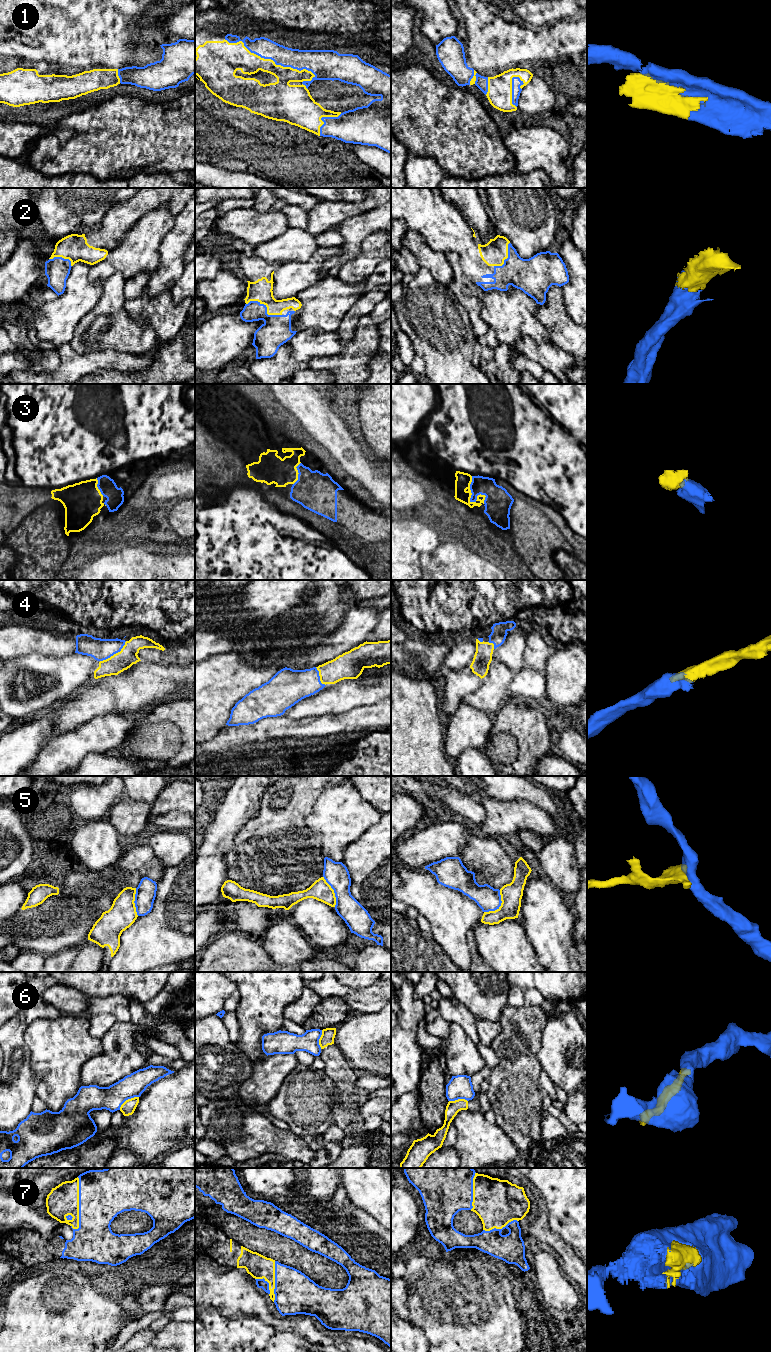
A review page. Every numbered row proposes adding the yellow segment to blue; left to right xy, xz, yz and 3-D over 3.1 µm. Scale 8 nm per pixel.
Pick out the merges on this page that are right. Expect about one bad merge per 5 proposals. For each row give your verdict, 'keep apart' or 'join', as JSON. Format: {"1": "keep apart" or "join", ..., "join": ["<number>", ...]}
{"1": "join", "2": "join", "3": "join", "4": "join", "5": "keep apart", "6": "keep apart", "7": "join", "join": ["1", "2", "3", "4", "7"]}

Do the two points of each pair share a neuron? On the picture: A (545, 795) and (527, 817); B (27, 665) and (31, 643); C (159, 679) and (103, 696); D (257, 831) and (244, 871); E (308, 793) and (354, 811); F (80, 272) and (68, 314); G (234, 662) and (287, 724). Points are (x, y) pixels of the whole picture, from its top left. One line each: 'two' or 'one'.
A: two
B: two
C: one
D: one
E: two
F: one
G: two

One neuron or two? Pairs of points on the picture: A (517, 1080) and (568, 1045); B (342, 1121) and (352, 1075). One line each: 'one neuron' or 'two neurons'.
A: two neurons
B: one neuron

